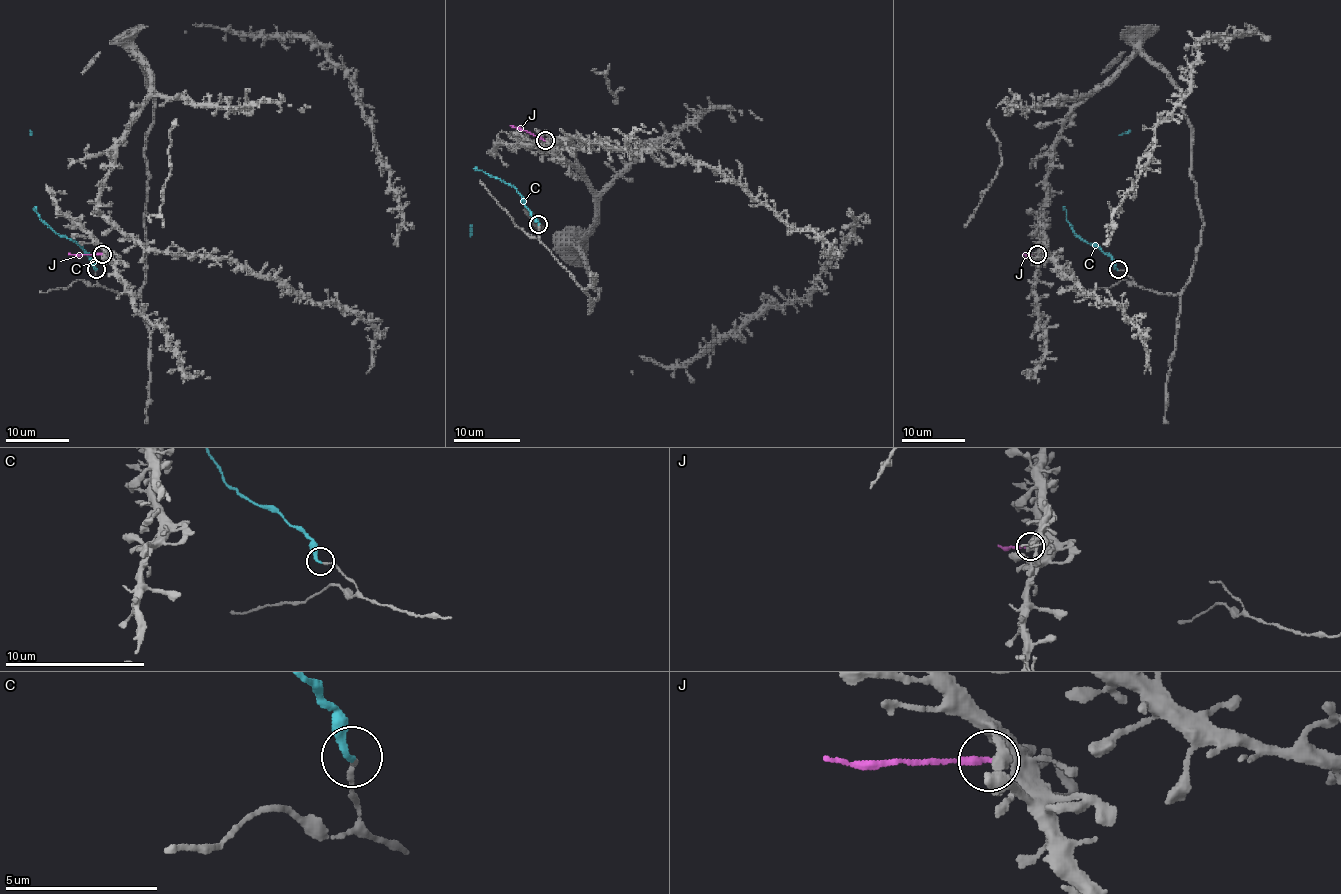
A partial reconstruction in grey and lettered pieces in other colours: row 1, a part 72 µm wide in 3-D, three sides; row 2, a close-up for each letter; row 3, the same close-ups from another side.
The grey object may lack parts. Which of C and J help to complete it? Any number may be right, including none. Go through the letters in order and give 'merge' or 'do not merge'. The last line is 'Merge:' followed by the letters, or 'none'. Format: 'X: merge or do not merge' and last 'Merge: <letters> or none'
C: merge
J: do not merge
Merge: C

